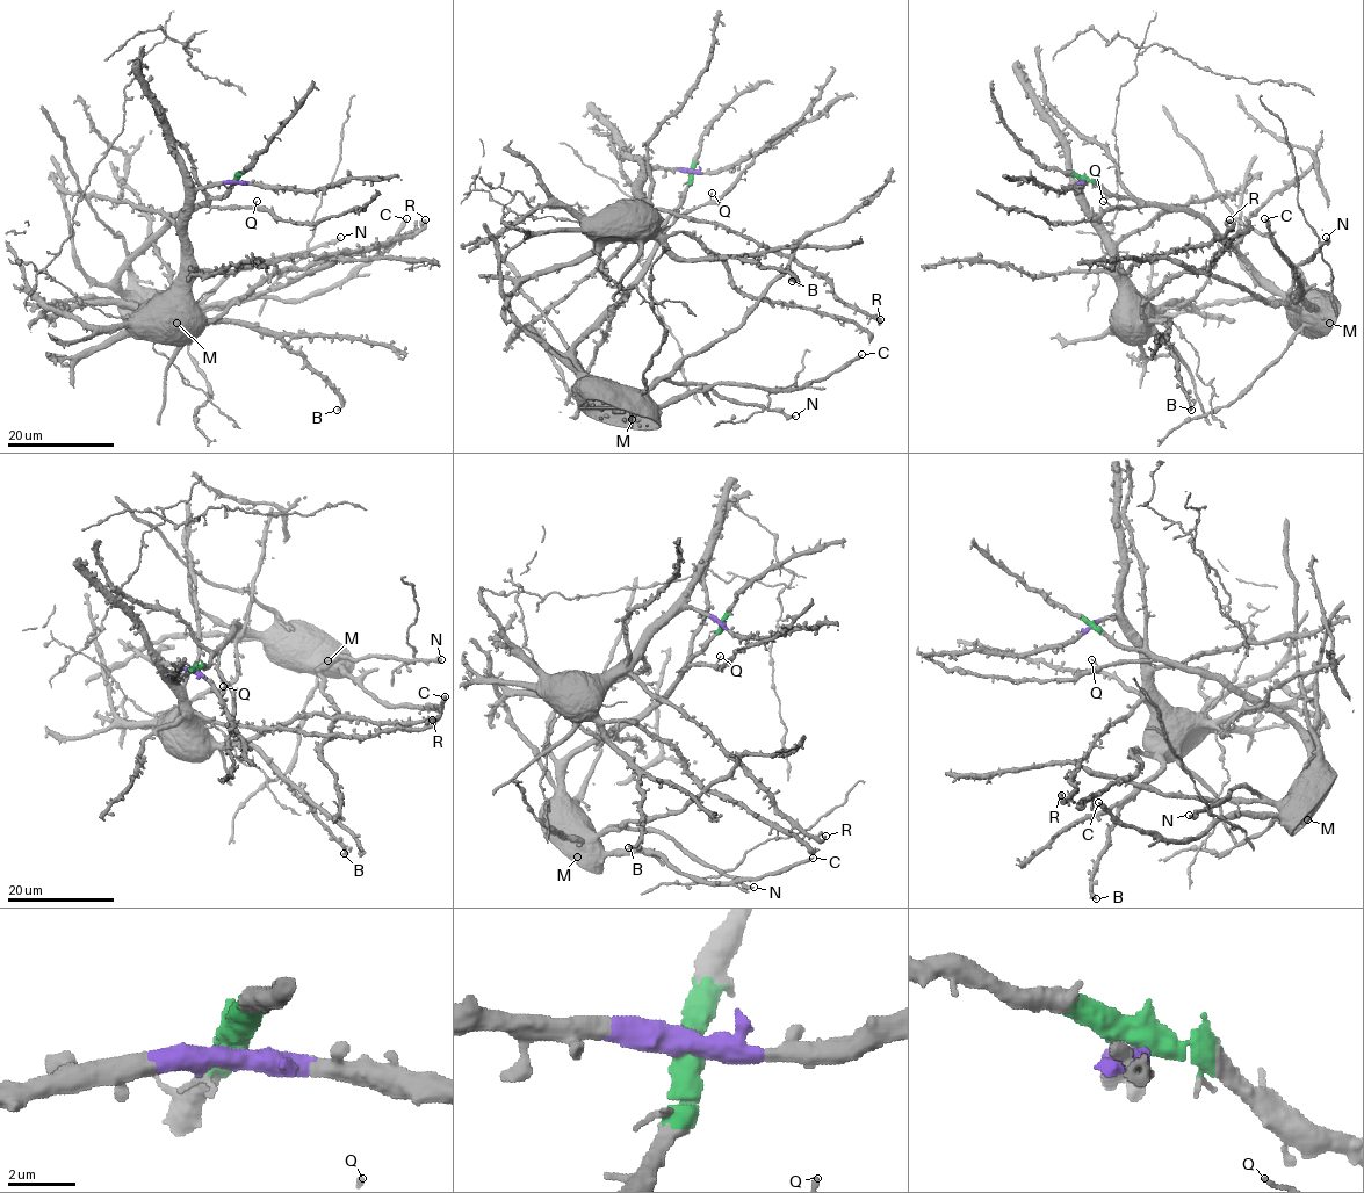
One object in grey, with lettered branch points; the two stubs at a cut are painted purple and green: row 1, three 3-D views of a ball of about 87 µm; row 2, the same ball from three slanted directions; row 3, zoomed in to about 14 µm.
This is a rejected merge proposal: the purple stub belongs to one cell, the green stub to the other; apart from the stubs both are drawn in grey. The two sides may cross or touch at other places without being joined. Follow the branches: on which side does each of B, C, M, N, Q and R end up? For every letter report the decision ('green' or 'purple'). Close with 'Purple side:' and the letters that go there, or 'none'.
B: purple
C: green
M: green
N: green
Q: green
R: purple
Purple side: B, R

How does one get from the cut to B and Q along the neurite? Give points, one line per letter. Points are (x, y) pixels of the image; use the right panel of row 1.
B: (1082, 180), (1083, 210), (1108, 251), (1117, 288), (1146, 319), (1169, 323), (1169, 353), (1191, 410)
Q: (1082, 180), (1091, 180), (1138, 205), (1111, 207), (1102, 201)

